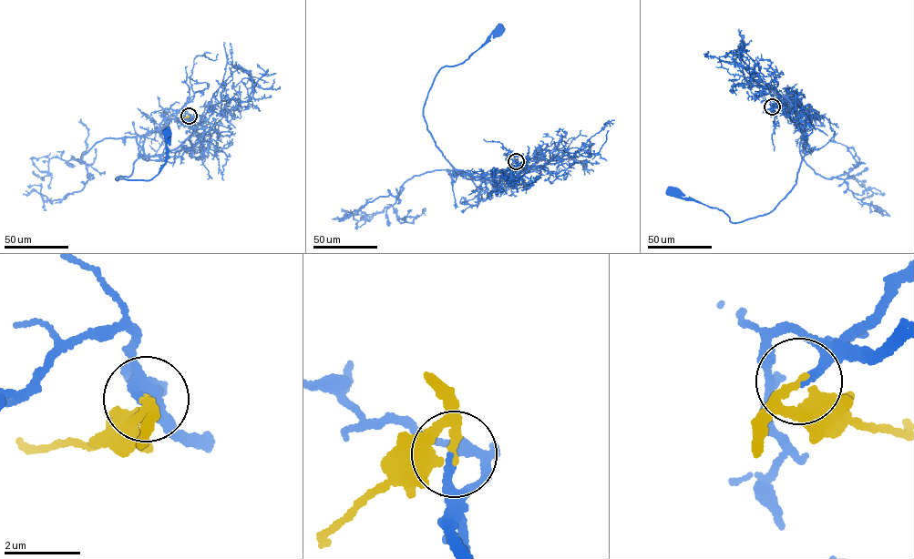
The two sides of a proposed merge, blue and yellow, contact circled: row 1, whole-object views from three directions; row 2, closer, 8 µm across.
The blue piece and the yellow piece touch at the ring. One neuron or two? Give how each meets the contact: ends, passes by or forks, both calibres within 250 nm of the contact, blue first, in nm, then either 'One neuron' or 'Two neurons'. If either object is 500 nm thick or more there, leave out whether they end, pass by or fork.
At the ring blue ends. At the ring yellow passes by. Thickness 220 nm (blue) against 160 nm. One neuron

